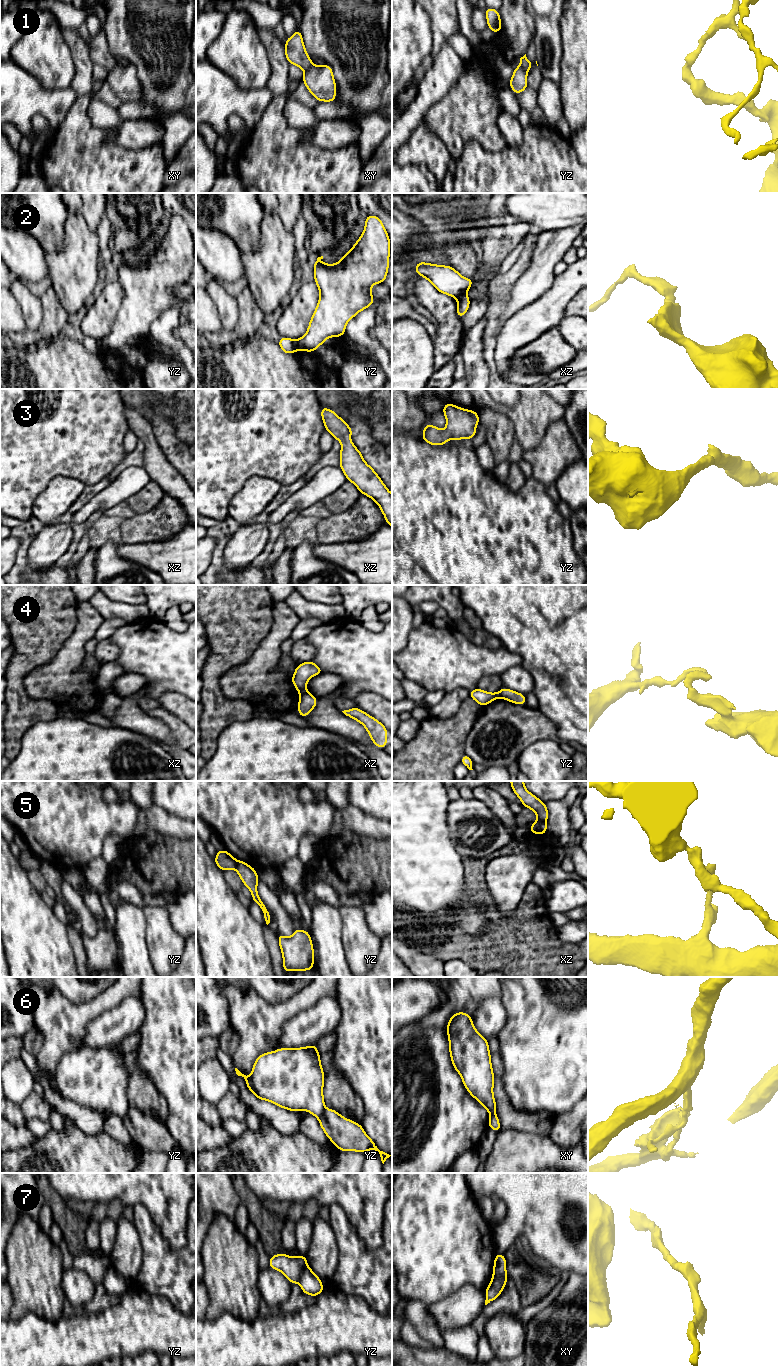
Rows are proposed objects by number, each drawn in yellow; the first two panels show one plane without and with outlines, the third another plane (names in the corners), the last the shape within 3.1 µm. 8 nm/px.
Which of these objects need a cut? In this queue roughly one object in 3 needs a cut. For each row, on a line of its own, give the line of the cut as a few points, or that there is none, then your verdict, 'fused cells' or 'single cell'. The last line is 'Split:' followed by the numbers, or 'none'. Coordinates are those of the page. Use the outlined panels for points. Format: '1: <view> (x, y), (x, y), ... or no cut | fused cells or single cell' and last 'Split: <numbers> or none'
1: xy (312, 65), (305, 72) | fused cells
2: yz (297, 340), (296, 349) | fused cells
3: no cut | single cell
4: yz (499, 691), (500, 697) | fused cells
5: yz (237, 861), (237, 865), (234, 868) | fused cells
6: yz (325, 1109), (318, 1118) | fused cells
7: yz (307, 1265), (298, 1280) | fused cells
Split: 1, 2, 4, 5, 6, 7

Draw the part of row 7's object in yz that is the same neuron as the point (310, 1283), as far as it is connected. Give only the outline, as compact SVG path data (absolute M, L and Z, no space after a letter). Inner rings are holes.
M307 1266L302 1272L299 1284L301 1290L310 1296L317 1296L324 1291L323 1284L320 1278L311 1270L309 1266Z

